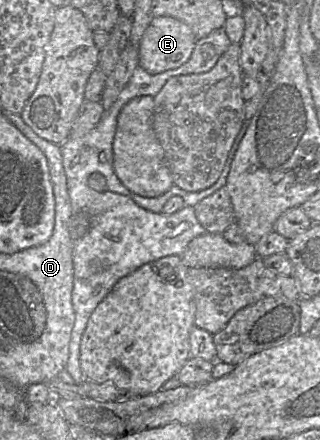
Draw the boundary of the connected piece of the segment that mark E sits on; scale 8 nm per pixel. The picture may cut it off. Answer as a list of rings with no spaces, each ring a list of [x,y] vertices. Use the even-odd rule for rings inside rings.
[[[169,16],[154,17],[137,47],[138,64],[150,74],[176,69],[189,59],[197,40],[182,21]]]

